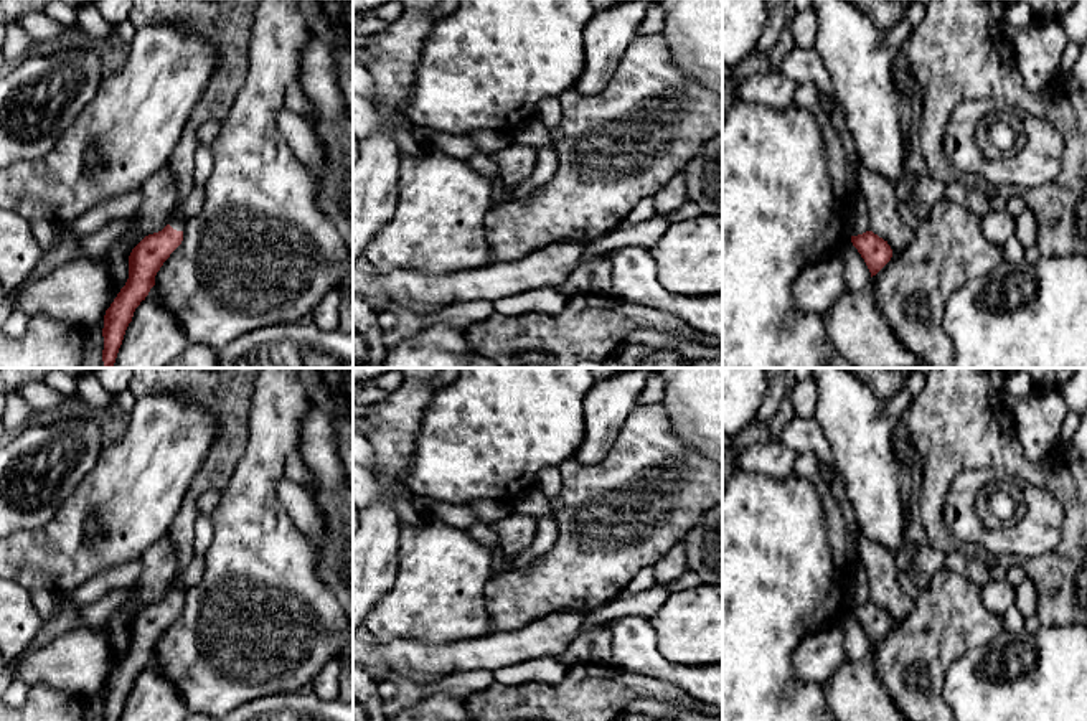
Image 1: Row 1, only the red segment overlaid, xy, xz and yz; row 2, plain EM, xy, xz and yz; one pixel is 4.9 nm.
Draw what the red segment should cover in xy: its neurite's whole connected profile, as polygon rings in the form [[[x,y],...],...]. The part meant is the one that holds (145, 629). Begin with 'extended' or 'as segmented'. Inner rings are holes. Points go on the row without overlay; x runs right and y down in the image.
extended; [[[175,587],[162,601],[145,606],[129,625],[129,648],[104,685],[104,719],[119,721],[135,678],[155,655],[155,645],[181,614],[186,591]]]

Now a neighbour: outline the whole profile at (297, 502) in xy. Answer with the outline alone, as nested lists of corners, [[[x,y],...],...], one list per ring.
[[[285,475],[279,480],[279,500],[300,531],[318,540],[323,533],[322,520],[315,510],[312,495]]]

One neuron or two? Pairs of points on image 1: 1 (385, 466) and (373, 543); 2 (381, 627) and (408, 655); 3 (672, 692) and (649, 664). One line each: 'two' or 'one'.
1: one
2: two
3: two

